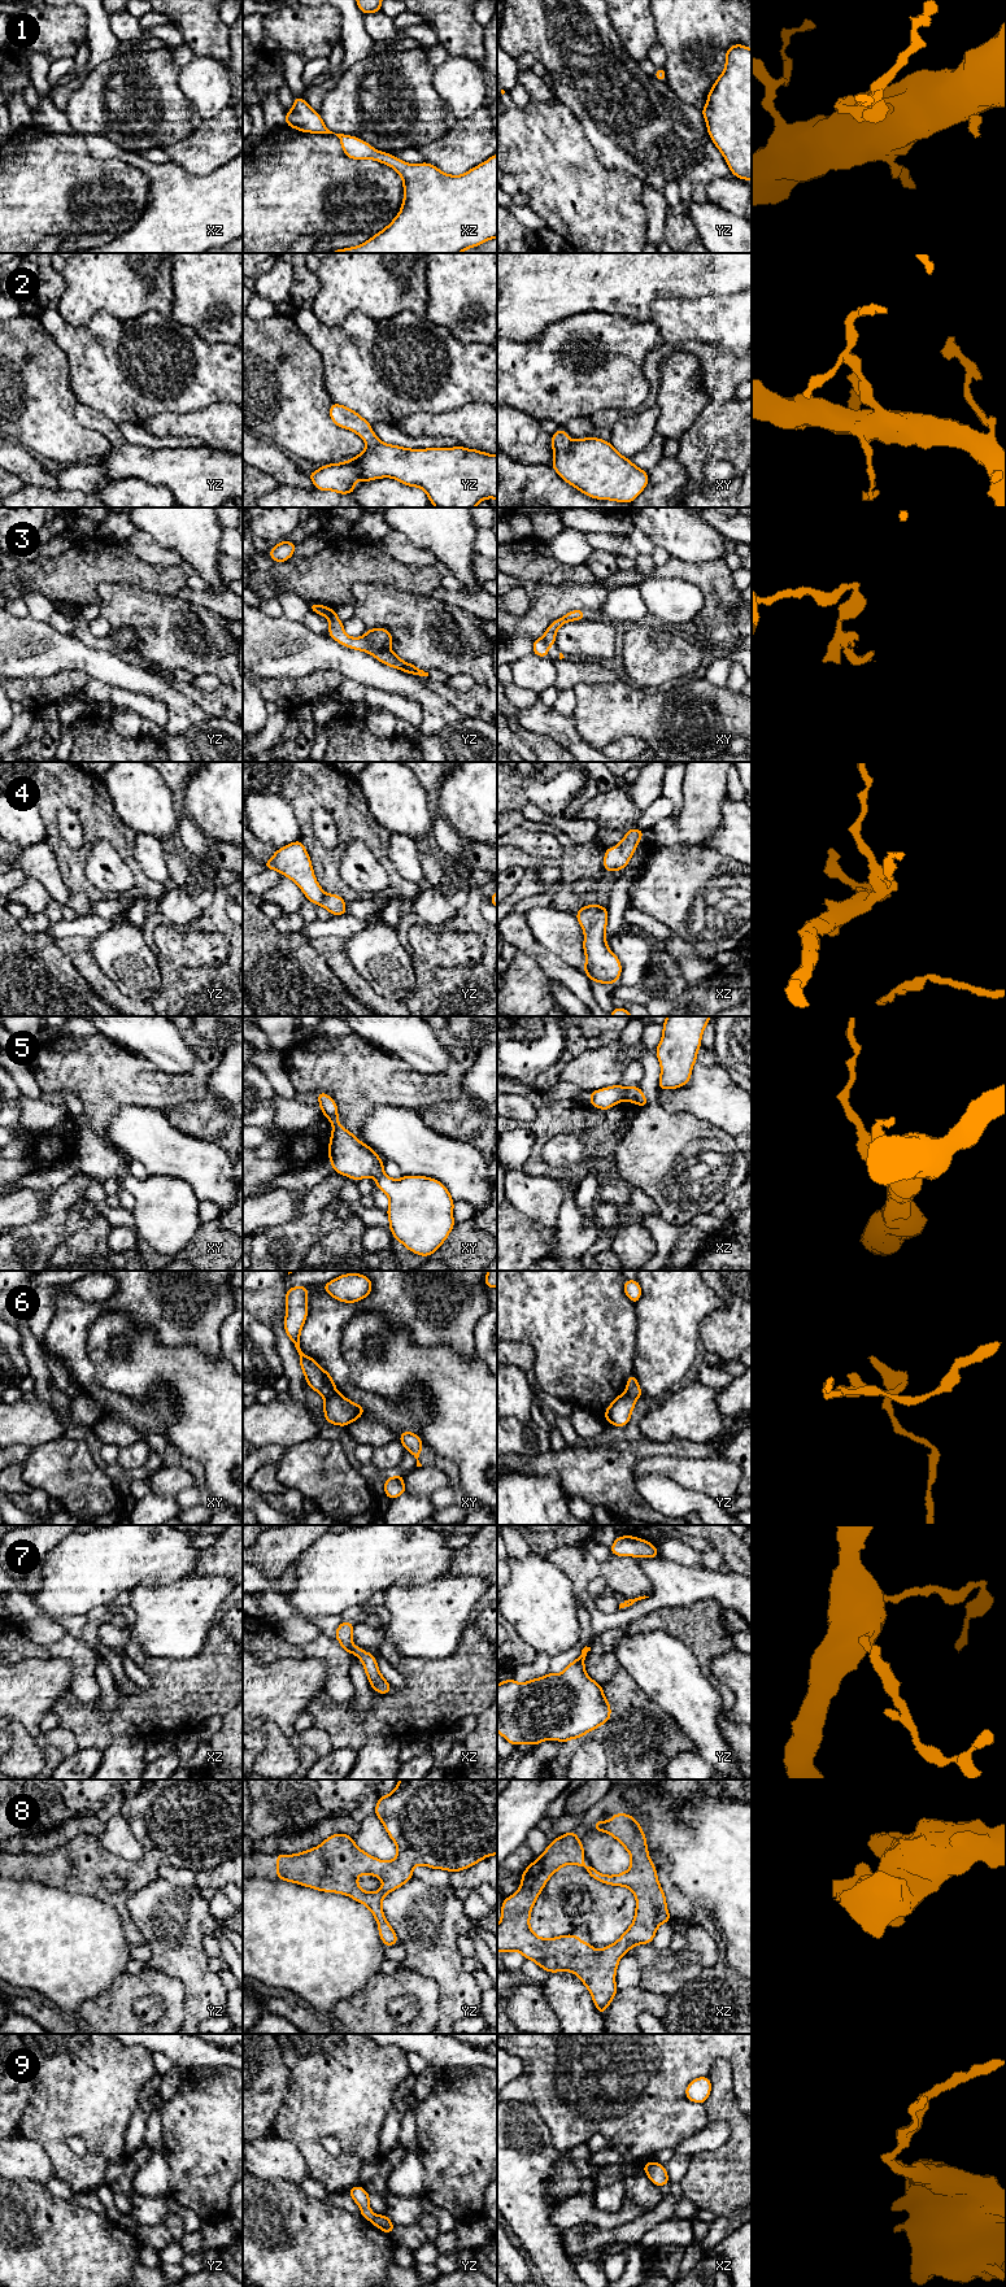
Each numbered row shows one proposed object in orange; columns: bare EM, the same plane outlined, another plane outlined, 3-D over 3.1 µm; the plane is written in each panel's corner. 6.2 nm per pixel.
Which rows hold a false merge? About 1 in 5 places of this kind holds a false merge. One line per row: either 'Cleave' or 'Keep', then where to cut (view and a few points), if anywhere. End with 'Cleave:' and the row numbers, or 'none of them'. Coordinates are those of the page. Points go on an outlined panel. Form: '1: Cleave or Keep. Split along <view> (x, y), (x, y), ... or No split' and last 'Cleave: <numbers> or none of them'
1: Keep. No split
2: Keep. No split
3: Cleave. Split along yz (364, 636), (375, 648), (386, 649)
4: Keep. No split
5: Cleave. Split along xz (635, 1087), (625, 1098)
6: Cleave. Split along xy (336, 1390), (325, 1398)
7: Keep. No split
8: Keep. No split
9: Keep. No split
Cleave: 3, 5, 6

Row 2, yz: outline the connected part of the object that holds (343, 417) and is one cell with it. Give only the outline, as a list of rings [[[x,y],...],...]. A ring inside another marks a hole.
[[[331,404],[330,418],[336,426],[350,430],[362,437],[366,448],[353,459],[325,465],[308,474],[317,489],[347,495],[356,492],[356,479],[361,479],[363,484],[379,478],[393,478],[409,487],[423,489],[435,508],[475,508],[484,498],[497,500],[497,454],[487,454],[463,446],[408,449],[388,445],[378,439],[367,421],[340,404]]]

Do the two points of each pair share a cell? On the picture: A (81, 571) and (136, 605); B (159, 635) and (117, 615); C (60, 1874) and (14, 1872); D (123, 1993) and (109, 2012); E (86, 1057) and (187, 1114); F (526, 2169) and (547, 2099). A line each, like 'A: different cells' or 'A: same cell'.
A: different cells
B: same cell
C: same cell
D: same cell
E: different cells
F: different cells

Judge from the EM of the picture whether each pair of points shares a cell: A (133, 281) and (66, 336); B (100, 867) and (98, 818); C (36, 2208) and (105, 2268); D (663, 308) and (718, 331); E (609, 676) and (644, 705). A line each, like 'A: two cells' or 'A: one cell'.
A: two cells
B: two cells
C: one cell
D: one cell
E: two cells

